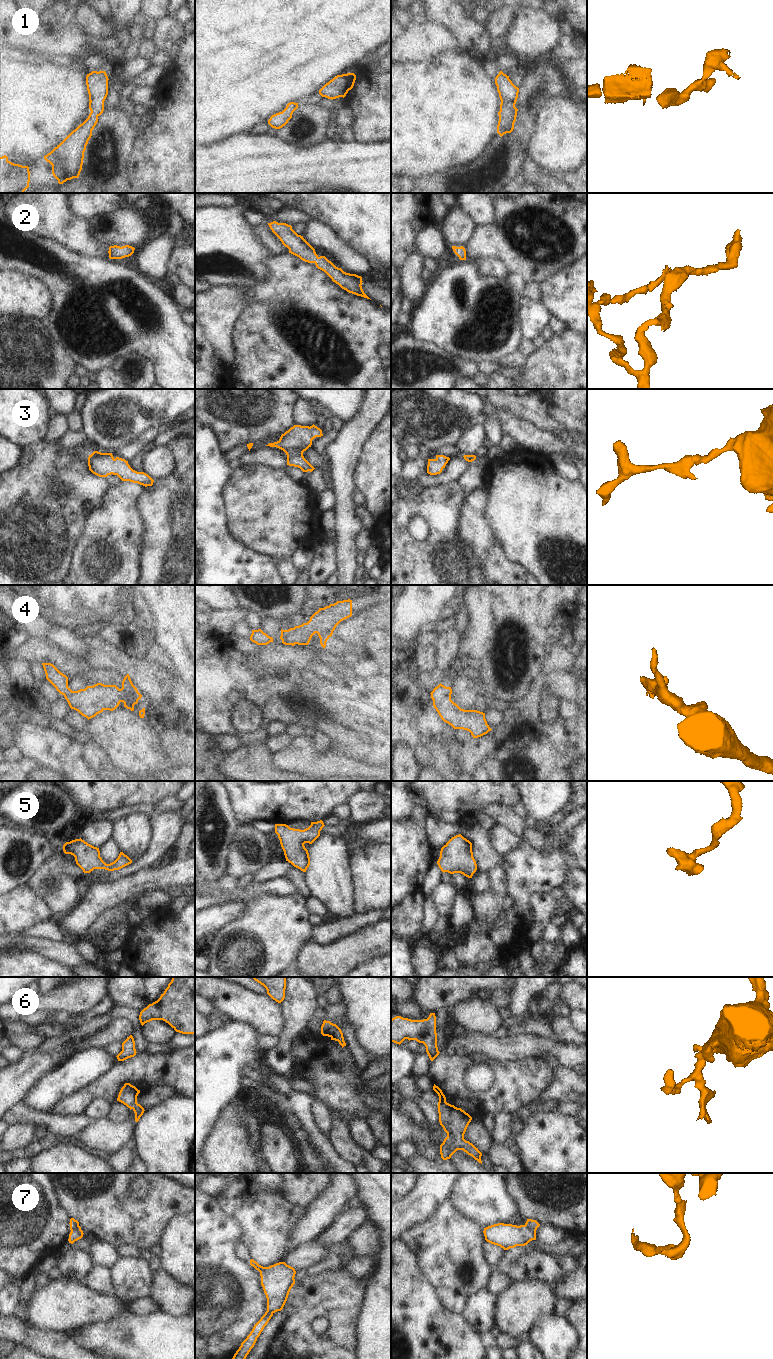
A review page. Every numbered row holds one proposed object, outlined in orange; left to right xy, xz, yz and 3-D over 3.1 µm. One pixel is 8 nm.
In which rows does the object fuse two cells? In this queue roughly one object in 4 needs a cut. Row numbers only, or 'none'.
6, 7

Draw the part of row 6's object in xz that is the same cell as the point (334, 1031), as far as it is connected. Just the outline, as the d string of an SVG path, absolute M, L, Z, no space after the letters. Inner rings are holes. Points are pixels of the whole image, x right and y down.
M332 1023L330 1028L328 1029L327 1036L330 1037L331 1040L338 1041L339 1044L342 1046L342 1048L344 1046L346 1046L346 1043L345 1043L344 1037L343 1037L343 1033L342 1033L341 1029L336 1024Z

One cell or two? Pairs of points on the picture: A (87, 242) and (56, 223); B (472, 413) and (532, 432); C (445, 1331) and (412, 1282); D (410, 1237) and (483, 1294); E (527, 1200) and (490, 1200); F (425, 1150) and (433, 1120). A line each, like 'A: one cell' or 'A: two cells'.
A: one cell
B: two cells
C: one cell
D: two cells
E: two cells
F: two cells

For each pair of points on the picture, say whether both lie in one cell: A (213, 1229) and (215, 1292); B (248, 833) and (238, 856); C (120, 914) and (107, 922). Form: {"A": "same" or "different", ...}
{"A": "same", "B": "same", "C": "same"}

